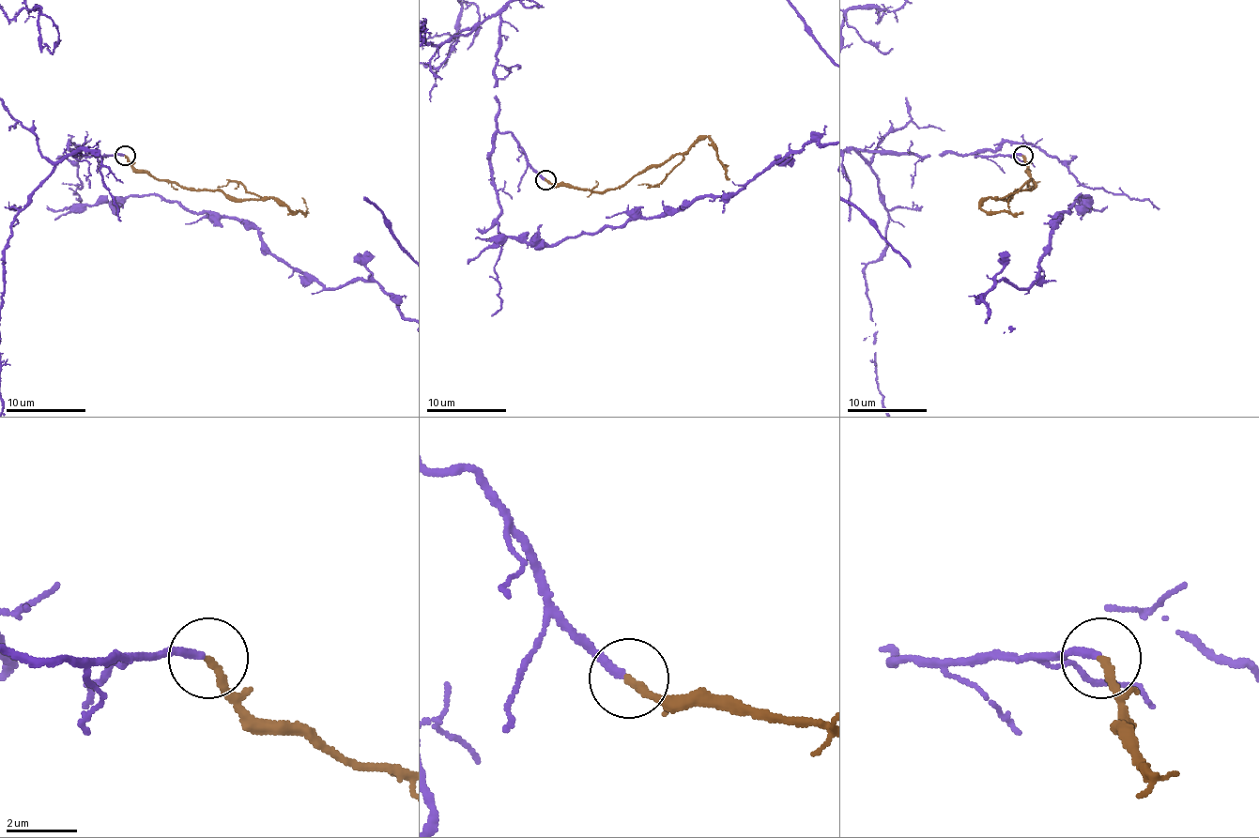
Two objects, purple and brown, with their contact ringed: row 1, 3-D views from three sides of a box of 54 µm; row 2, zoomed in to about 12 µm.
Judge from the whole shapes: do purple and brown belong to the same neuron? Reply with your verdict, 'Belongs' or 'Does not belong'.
Belongs

